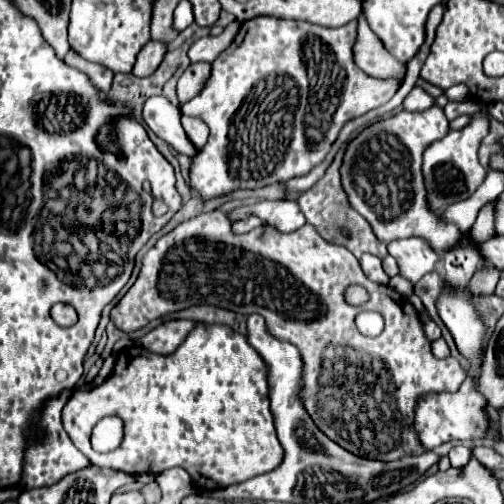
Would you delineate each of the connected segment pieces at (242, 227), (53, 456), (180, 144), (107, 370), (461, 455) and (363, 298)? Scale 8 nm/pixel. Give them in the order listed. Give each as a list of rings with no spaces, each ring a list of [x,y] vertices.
[[[248,216],[248,218],[244,218],[244,220],[234,222],[234,224],[232,224],[232,230],[234,230],[236,234],[244,234],[244,232],[254,230],[254,228],[256,228],[256,226],[260,226],[260,224],[262,224],[262,220],[260,220],[260,218],[256,218],[256,216]]]
[[[66,390],[58,398],[52,398],[50,402],[46,402],[46,408],[42,410],[42,422],[40,422],[40,426],[46,434],[44,434],[42,442],[34,442],[26,450],[26,464],[24,464],[24,474],[22,474],[22,482],[20,482],[22,490],[56,484],[66,474],[84,470],[86,466],[92,466],[92,462],[82,452],[78,452],[78,448],[72,444],[72,440],[68,438],[68,434],[62,428],[62,408],[68,402],[70,394],[72,394],[72,390]]]
[[[152,96],[144,104],[144,122],[152,128],[162,140],[166,140],[180,154],[194,154],[198,148],[186,138],[186,132],[180,124],[180,108],[172,106],[164,96]]]
[[[113,354],[107,357],[103,362],[100,372],[98,372],[98,376],[90,382],[90,386],[98,386],[98,384],[102,384],[102,382],[106,380],[106,376],[109,376],[112,373],[115,361],[116,357]]]
[[[454,446],[454,448],[448,452],[448,458],[450,458],[452,466],[462,468],[462,466],[470,460],[470,448],[466,448],[466,446]]]
[[[352,285],[346,289],[345,298],[349,304],[357,306],[367,302],[369,296],[367,291],[363,287],[358,285]]]

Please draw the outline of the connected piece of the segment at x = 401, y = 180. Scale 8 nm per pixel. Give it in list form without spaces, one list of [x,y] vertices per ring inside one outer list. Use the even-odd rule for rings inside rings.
[[[432,106],[426,112],[398,112],[364,128],[348,144],[340,166],[342,188],[346,190],[350,206],[370,222],[380,242],[392,242],[388,246],[388,254],[396,258],[400,276],[410,282],[418,282],[426,272],[434,270],[438,254],[454,250],[464,238],[458,226],[442,222],[426,208],[426,190],[422,186],[422,152],[434,140],[444,138],[446,132],[448,118],[440,106]],[[422,238],[426,238],[438,254]]]

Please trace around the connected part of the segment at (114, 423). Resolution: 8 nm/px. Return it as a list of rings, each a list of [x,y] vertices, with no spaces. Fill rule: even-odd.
[[[108,416],[108,418],[102,418],[96,428],[93,428],[91,434],[92,448],[96,452],[108,452],[108,450],[114,450],[120,446],[122,442],[124,424],[120,418],[116,416]]]

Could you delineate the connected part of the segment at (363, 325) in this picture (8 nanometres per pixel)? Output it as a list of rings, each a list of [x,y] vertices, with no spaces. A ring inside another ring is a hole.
[[[362,310],[356,316],[356,326],[364,336],[378,336],[382,332],[382,316],[370,310]]]

